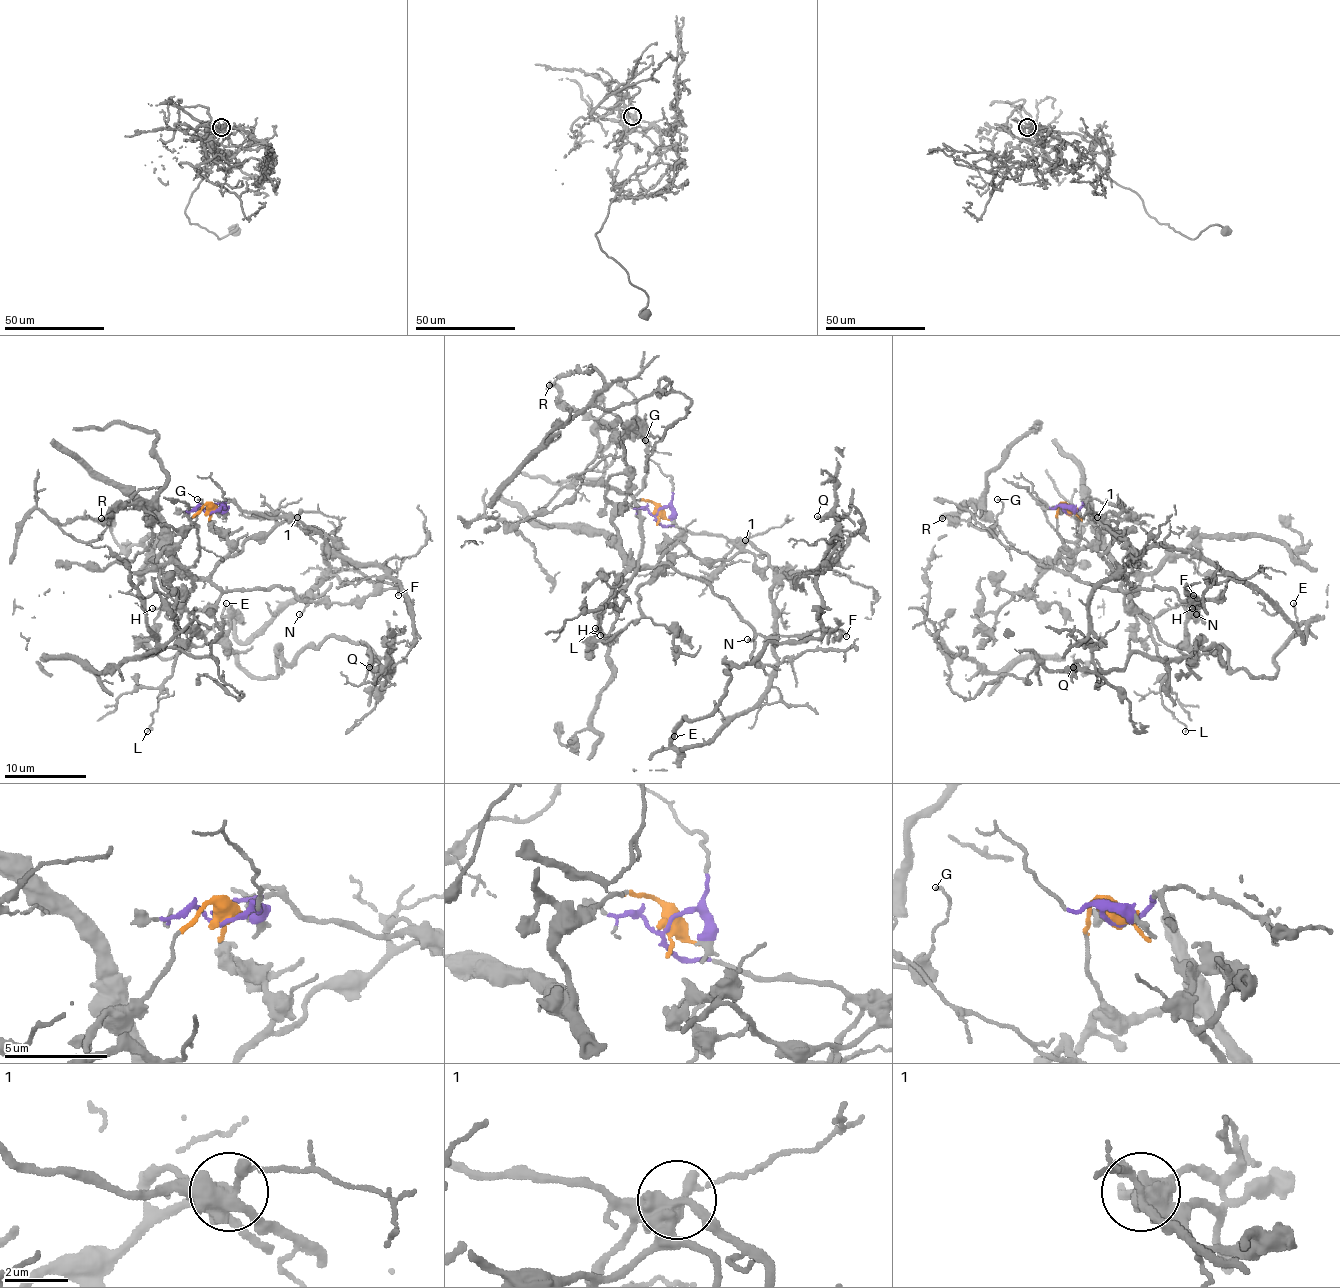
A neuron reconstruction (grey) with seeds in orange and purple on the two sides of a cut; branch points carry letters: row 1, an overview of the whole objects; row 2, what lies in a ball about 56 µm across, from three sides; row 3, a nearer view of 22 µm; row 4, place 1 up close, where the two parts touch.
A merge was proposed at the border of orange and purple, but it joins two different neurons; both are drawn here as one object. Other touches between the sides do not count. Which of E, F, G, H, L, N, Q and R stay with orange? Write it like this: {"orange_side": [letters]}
{"orange_side": ["F", "G", "H", "L", "N", "R"]}

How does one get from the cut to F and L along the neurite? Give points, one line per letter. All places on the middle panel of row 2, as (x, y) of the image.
F: (657, 511), (632, 501), (614, 517), (620, 550), (638, 566), (667, 564), (702, 578), (757, 634), (847, 636)
L: (657, 511), (614, 505), (606, 491), (632, 499), (643, 536), (628, 599), (608, 603), (596, 627)

